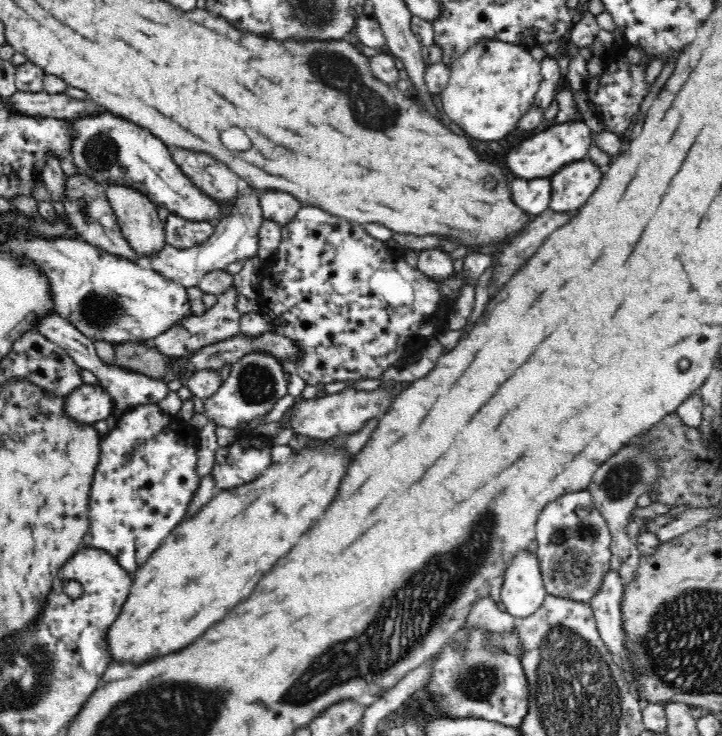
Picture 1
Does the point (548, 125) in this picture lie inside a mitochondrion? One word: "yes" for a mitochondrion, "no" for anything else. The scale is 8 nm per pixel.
no

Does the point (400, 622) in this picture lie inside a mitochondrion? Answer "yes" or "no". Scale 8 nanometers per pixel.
yes

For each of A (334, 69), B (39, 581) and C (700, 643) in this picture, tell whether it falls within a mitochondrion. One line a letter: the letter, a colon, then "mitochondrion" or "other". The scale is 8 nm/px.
A: mitochondrion
B: other
C: mitochondrion

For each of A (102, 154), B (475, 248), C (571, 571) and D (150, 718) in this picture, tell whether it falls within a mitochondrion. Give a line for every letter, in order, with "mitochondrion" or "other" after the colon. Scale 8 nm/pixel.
A: mitochondrion
B: other
C: mitochondrion
D: mitochondrion

